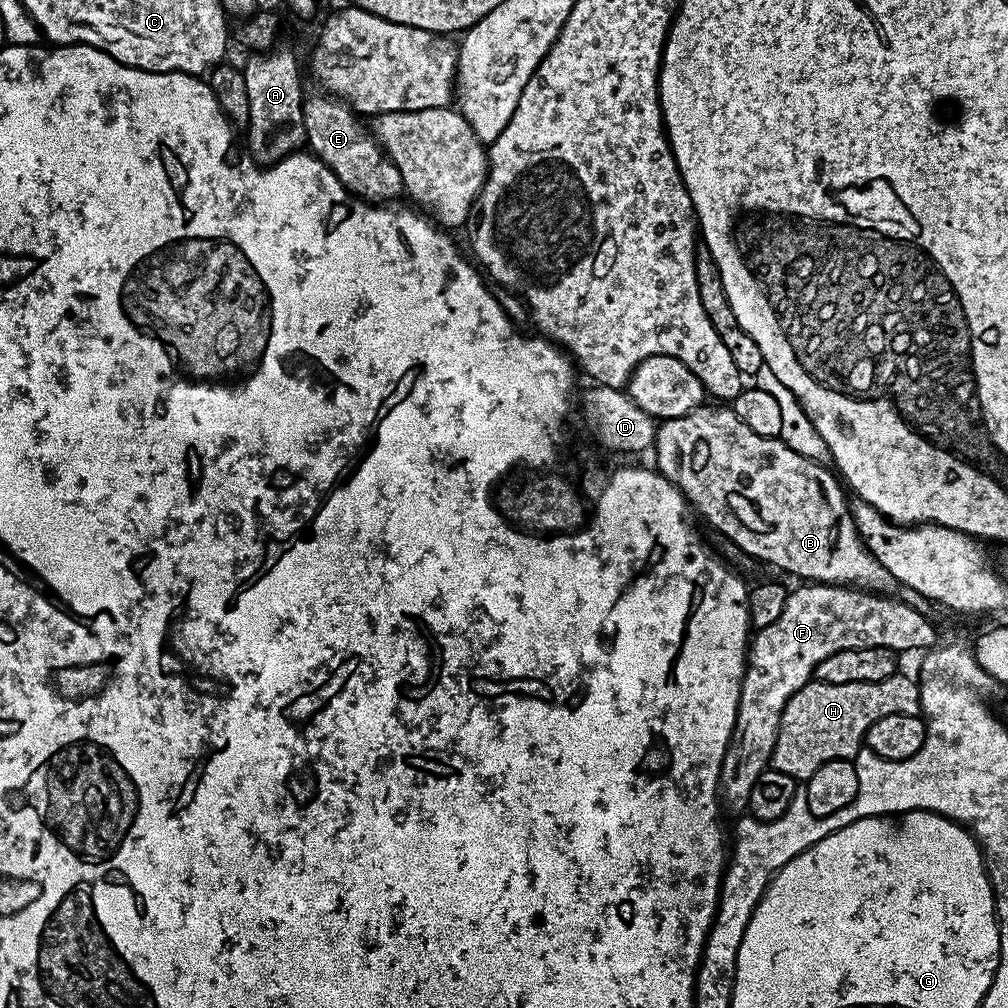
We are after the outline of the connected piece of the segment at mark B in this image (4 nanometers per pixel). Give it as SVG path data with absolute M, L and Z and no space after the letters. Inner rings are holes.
M701 406L695 408L690 414L686 414L682 418L663 421L657 427L656 443L654 445L656 461L654 461L654 464L671 484L676 485L680 489L680 493L683 494L684 499L688 501L689 505L694 506L695 511L697 508L725 536L723 538L725 541L735 544L741 553L745 552L746 555L753 556L756 560L765 560L768 564L777 564L782 571L789 572L792 576L801 576L801 581L804 582L819 582L821 584L835 584L837 586L856 585L871 590L876 594L891 596L899 595L900 592L903 593L905 591L904 584L898 582L898 578L894 578L894 574L890 574L890 570L886 570L886 566L882 566L882 562L878 562L878 558L874 558L874 554L864 545L863 540L860 539L860 535L856 529L856 523L852 517L849 501L844 501L845 489L842 487L837 473L831 467L820 464L816 460L806 458L802 454L798 454L798 450L790 450L790 446L786 446L783 440L775 436L754 434L754 430L750 430L750 426L746 426L746 422L742 422L742 418L738 418L738 414L734 414L731 407L708 407Z

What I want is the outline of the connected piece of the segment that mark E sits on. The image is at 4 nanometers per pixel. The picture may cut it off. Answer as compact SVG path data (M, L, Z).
M327 94L319 95L309 95L304 102L307 147L311 155L319 158L338 178L338 182L342 182L348 192L361 200L395 201L392 199L404 192L402 174L398 174L398 166L394 166L392 159L384 153L375 135L366 127L365 121L344 101Z

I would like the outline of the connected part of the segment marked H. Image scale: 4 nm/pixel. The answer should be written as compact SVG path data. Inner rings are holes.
M903 674L882 682L810 682L802 686L782 710L776 739L778 769L797 782L807 782L818 766L835 760L852 760L858 755L865 747L867 732L880 718L887 715L919 716L921 712L919 683Z

